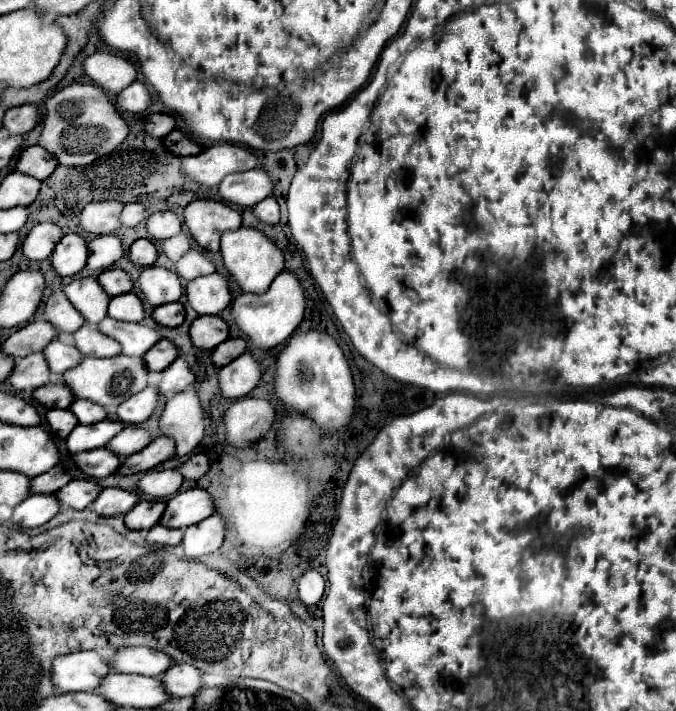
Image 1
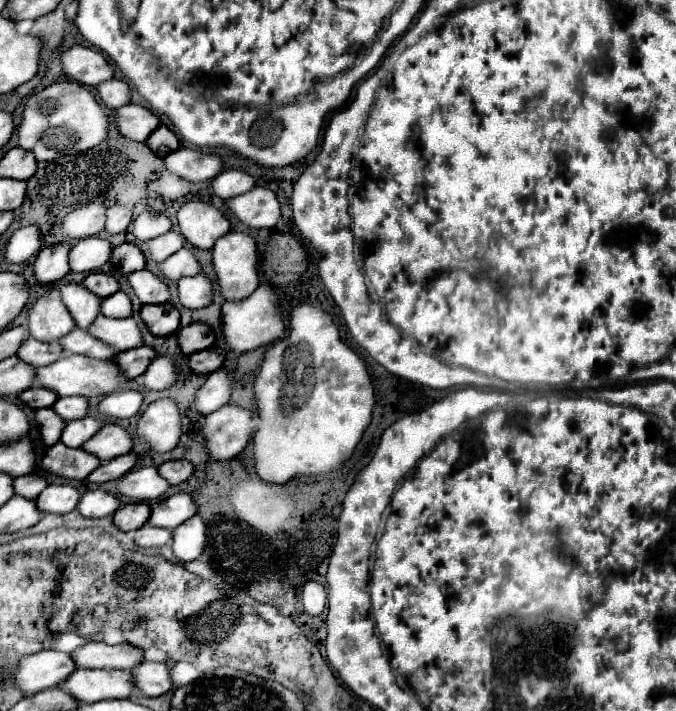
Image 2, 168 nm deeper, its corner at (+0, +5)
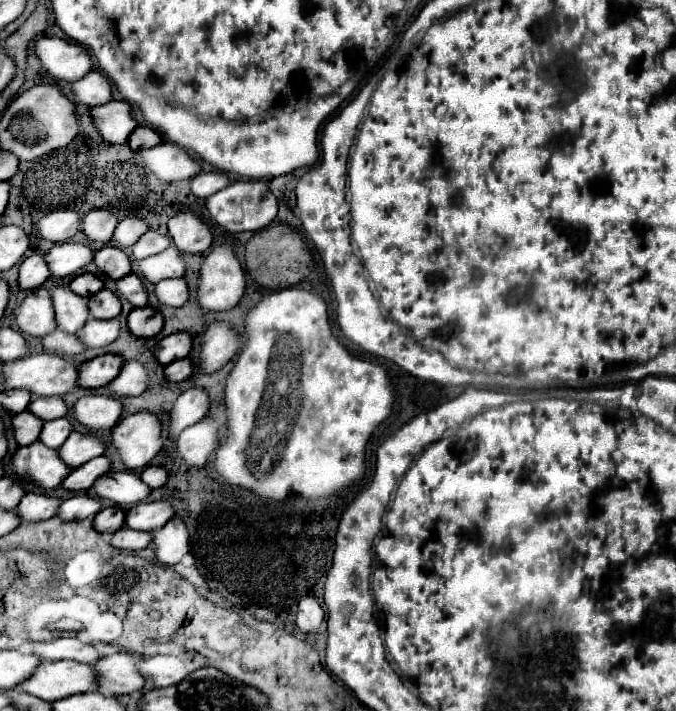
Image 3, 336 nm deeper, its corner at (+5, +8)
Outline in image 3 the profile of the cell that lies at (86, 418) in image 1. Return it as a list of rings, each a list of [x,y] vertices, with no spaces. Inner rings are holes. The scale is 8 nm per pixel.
[[[39,397],[39,399],[31,401],[27,411],[31,411],[33,415],[37,415],[43,421],[51,421],[51,419],[65,417],[67,405],[63,403],[61,397]]]

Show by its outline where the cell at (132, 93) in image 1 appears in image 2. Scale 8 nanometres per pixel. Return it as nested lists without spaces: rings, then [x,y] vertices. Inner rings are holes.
[[[112,78],[108,82],[102,82],[98,86],[98,94],[100,94],[100,102],[108,108],[114,108],[114,110],[130,104],[130,86],[124,80]]]

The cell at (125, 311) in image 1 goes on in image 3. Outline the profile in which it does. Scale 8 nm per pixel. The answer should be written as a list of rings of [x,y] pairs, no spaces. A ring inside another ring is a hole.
[[[101,289],[99,293],[91,295],[89,311],[95,319],[115,319],[121,313],[121,301],[113,291]]]

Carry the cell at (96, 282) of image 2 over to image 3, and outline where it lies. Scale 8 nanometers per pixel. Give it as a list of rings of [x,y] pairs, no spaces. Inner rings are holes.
[[[83,273],[83,275],[77,275],[77,277],[71,281],[69,287],[71,287],[73,293],[77,293],[77,295],[81,295],[81,297],[91,297],[91,295],[95,295],[97,291],[103,289],[103,281],[101,281],[97,275],[93,275],[93,273]]]

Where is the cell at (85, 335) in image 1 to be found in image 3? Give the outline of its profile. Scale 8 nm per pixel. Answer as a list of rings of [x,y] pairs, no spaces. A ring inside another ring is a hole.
[[[53,331],[49,335],[45,335],[45,339],[41,339],[45,351],[55,353],[55,355],[77,355],[81,353],[85,347],[83,343],[79,343],[77,335],[63,335],[63,331]]]

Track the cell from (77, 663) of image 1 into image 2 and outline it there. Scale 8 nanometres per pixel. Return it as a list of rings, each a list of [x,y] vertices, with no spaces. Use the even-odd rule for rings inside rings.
[[[42,650],[20,660],[16,686],[20,686],[26,694],[36,694],[62,684],[74,670],[78,670],[78,666],[74,664],[72,654]]]

